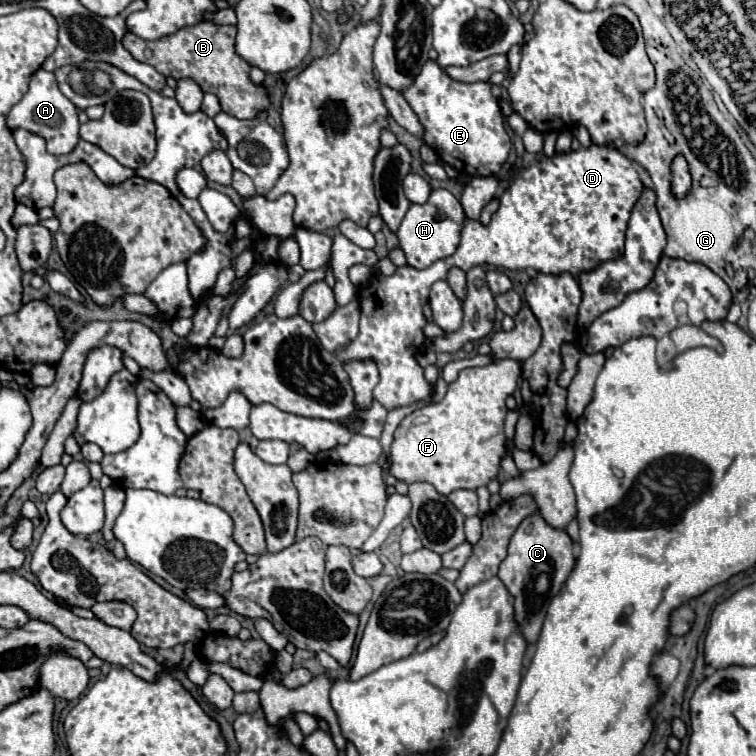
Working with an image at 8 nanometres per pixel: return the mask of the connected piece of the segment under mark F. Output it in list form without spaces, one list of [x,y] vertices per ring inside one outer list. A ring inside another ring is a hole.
[[[499,360],[483,368],[465,368],[459,378],[449,384],[445,398],[439,404],[429,404],[403,418],[397,426],[391,444],[391,474],[407,484],[429,482],[441,494],[451,494],[461,488],[475,490],[487,486],[489,480],[497,476],[499,460],[505,454],[505,432],[503,422],[507,414],[505,400],[517,388],[517,378],[521,374],[521,364],[515,360]]]

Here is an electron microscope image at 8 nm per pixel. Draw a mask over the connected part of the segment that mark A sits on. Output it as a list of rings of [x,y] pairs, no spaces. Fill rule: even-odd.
[[[39,68],[31,76],[27,94],[13,106],[11,114],[7,116],[7,126],[11,130],[25,128],[29,132],[39,134],[41,138],[47,140],[47,150],[55,156],[61,156],[61,154],[73,152],[75,146],[79,144],[79,118],[77,118],[77,114],[79,114],[77,106],[59,90],[55,74]]]

